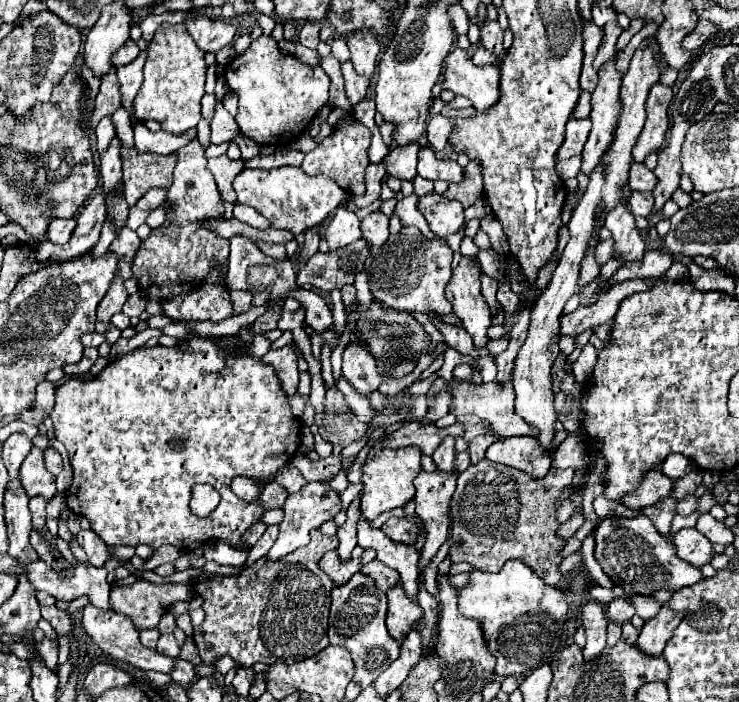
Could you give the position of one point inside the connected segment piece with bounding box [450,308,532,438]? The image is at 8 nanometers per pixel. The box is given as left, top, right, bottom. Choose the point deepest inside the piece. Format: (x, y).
(491, 402)

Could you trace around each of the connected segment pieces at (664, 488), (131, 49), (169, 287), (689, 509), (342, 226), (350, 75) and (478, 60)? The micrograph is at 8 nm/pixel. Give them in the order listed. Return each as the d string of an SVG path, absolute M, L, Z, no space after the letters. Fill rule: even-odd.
M654 468L652 472L646 472L644 478L640 480L640 486L626 494L620 504L624 504L630 510L640 510L642 506L654 504L656 500L662 500L666 496L670 496L672 492L672 480L668 476L664 476L658 468Z
M128 38L128 40L124 42L124 46L116 52L116 58L112 58L112 62L114 62L114 66L124 66L124 64L130 64L130 62L138 56L138 52L140 52L138 44L136 44L132 38Z
M192 140L190 144L182 146L178 150L178 164L174 168L174 182L168 190L168 196L166 196L166 202L170 204L170 210L168 210L168 216L166 216L166 222L158 228L154 228L150 232L150 236L146 240L142 240L140 248L136 250L136 256L132 260L132 274L134 274L134 280L138 282L138 288L142 292L142 296L146 300L158 300L158 302L164 302L164 300L170 300L178 294L186 294L186 292L192 292L196 286L200 286L214 268L222 266L228 262L228 250L230 250L230 240L226 238L220 238L216 232L212 232L204 222L210 222L210 220L222 220L224 216L224 204L222 204L222 198L220 198L220 192L218 192L218 186L214 182L214 176L208 172L206 168L206 158L204 158L204 146L200 146L198 140Z
M690 494L690 496L676 502L676 514L682 514L682 516L692 514L696 508L698 508L698 500L696 500L694 494Z
M340 206L336 210L334 218L330 220L330 224L324 230L324 238L326 238L330 250L342 248L342 246L354 242L360 236L362 236L362 232L360 232L360 220L346 206Z
M344 62L342 64L342 74L344 74L344 80L346 80L346 96L350 100L350 106L356 106L360 100L366 98L366 90L368 90L368 84L370 80L356 74L356 70L352 68L352 62Z
M478 48L476 50L476 54L472 56L472 62L476 64L476 66L486 66L486 64L494 64L494 60L496 60L496 56L492 54L492 52L488 52L486 48Z

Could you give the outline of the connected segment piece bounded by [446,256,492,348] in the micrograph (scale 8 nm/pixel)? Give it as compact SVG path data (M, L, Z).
M462 256L460 266L454 270L448 282L446 296L452 304L452 314L462 322L466 332L474 340L474 348L484 348L488 344L490 328L490 308L480 292L480 270L472 264L472 258Z

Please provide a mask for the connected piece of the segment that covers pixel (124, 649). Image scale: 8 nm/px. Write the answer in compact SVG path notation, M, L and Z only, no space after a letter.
M88 604L86 608L82 608L80 622L82 622L84 632L98 644L98 648L102 652L110 654L112 658L128 662L128 664L132 664L136 668L142 668L142 670L156 670L156 672L170 672L172 670L172 660L174 658L168 658L168 656L158 654L156 650L144 648L138 640L136 626L126 616L120 616L118 612L112 612L112 610L100 610L100 608Z

